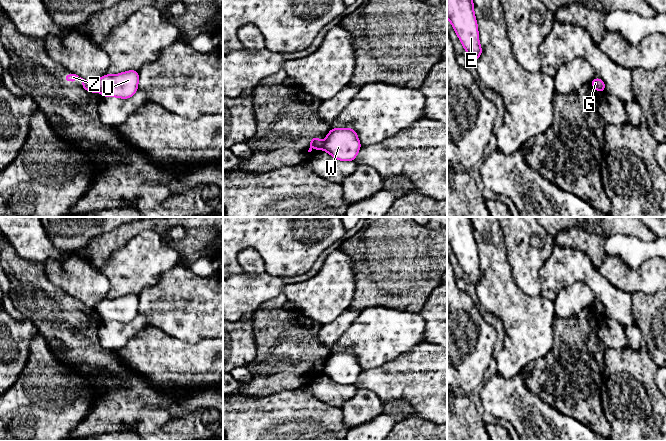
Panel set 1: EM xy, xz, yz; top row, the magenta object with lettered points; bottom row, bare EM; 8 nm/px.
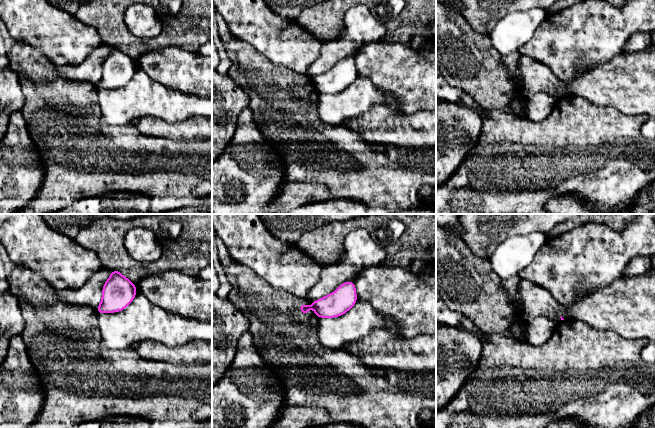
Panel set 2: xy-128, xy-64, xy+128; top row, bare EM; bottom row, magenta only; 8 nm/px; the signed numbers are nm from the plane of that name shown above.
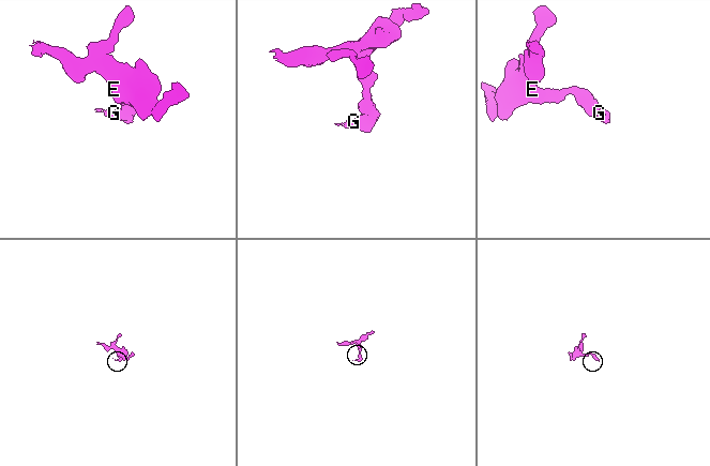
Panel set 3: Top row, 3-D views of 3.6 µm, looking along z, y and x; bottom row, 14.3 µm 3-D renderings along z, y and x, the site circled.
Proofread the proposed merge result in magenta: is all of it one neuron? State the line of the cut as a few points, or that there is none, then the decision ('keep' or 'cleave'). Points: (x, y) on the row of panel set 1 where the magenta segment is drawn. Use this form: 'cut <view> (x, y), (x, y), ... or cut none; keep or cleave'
cut xy (94, 83), (97, 88); cleave

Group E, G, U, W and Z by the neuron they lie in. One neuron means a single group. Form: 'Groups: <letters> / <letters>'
Groups: E G U W / Z

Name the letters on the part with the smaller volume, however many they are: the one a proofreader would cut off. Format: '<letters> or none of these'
Z

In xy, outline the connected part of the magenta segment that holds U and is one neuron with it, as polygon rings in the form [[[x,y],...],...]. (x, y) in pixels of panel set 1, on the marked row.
[[[129,70],[116,75],[105,74],[95,81],[101,96],[128,99],[138,90],[139,73]]]

